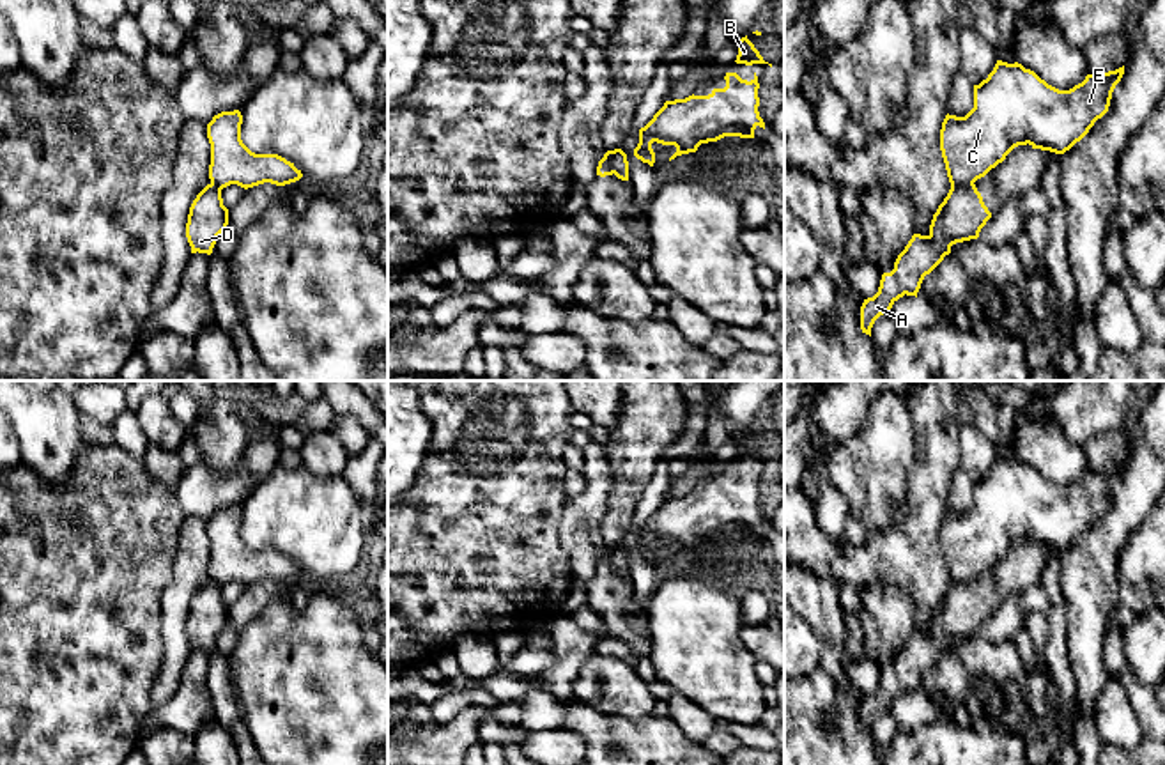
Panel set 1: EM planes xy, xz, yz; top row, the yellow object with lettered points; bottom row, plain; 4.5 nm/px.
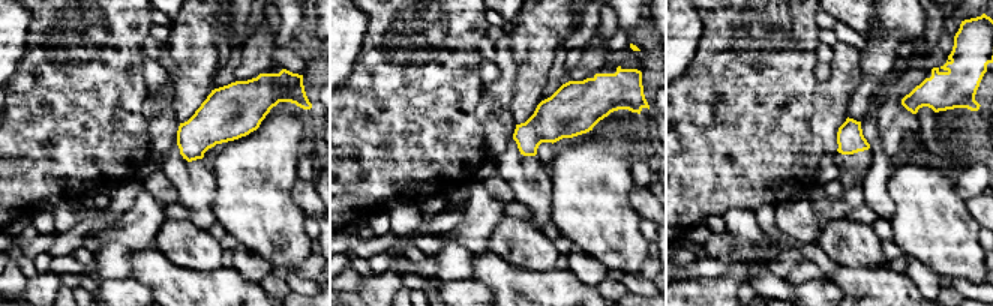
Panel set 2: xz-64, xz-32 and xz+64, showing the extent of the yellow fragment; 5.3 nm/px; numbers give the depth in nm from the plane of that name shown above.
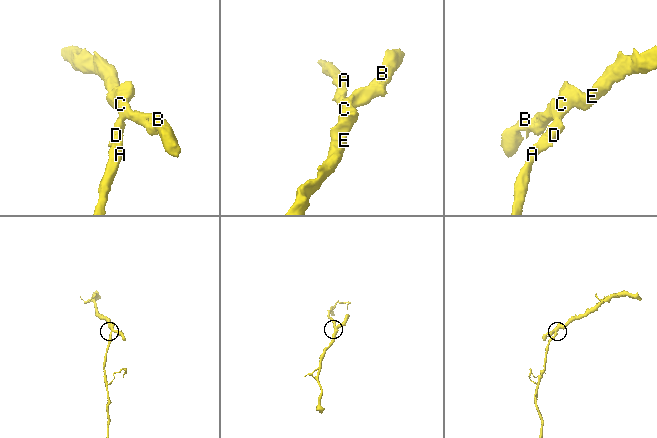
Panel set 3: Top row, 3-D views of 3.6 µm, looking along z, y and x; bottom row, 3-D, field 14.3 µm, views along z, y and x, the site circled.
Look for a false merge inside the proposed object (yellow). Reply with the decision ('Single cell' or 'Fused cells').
Fused cells

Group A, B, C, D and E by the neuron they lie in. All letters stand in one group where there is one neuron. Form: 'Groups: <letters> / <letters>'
Groups: A D / B C E

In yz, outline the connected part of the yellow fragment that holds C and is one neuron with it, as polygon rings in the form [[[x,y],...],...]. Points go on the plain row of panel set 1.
[[[997,457],[993,468],[974,482],[974,505],[965,514],[945,512],[940,547],[951,583],[970,583],[1006,556],[1018,542],[1064,551],[1080,538],[1110,503],[1124,462],[1103,471],[1087,471],[1069,487],[1059,487],[1022,460]]]

